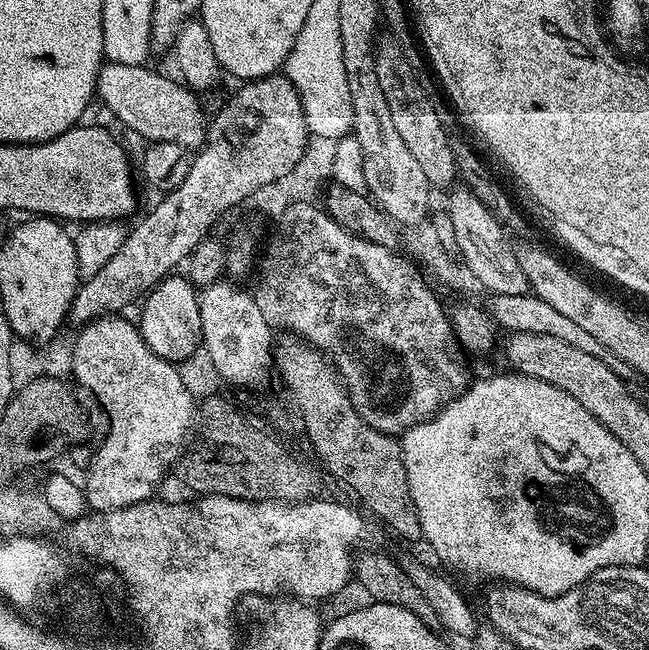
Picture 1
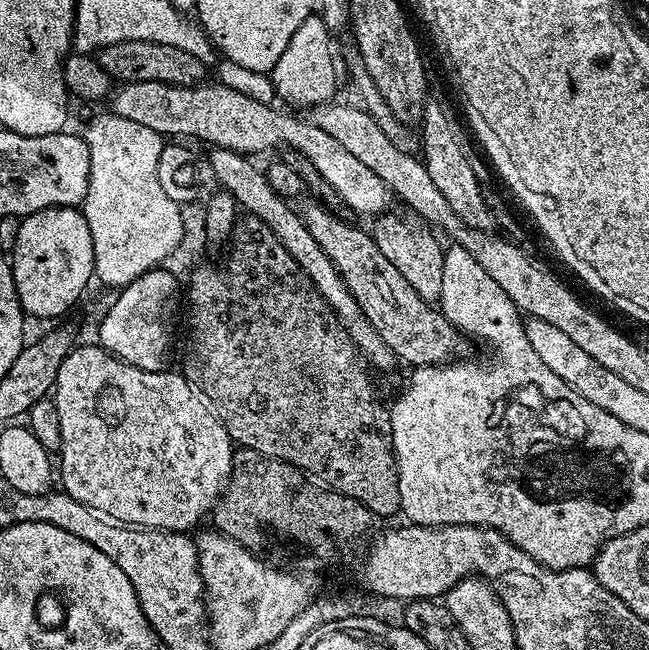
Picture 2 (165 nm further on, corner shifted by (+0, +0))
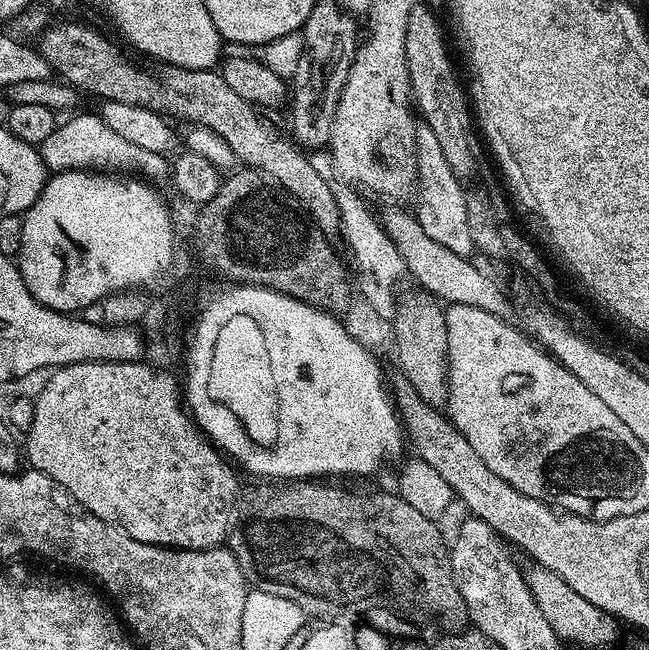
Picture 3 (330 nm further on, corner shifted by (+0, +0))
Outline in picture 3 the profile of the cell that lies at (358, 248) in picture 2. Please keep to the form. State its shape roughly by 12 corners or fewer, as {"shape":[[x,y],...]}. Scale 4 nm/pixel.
{"shape":[[84,24],[38,51],[77,93],[212,130],[325,234],[340,207],[309,155],[258,121],[219,71],[172,66],[158,81]]}

